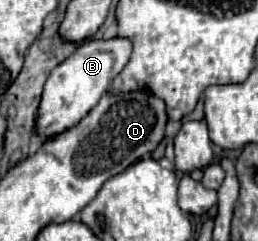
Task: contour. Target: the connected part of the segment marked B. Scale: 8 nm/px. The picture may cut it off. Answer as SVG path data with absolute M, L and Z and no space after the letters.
M113 37L113 39L91 39L91 41L85 41L83 45L79 45L63 63L59 63L47 83L45 83L45 89L43 89L43 99L41 99L41 105L39 105L39 113L37 113L37 131L45 137L53 137L73 125L77 125L101 99L101 95L105 91L109 91L109 85L111 81L121 73L121 69L127 65L129 61L129 55L131 55L131 49L133 49L133 43L125 37Z

